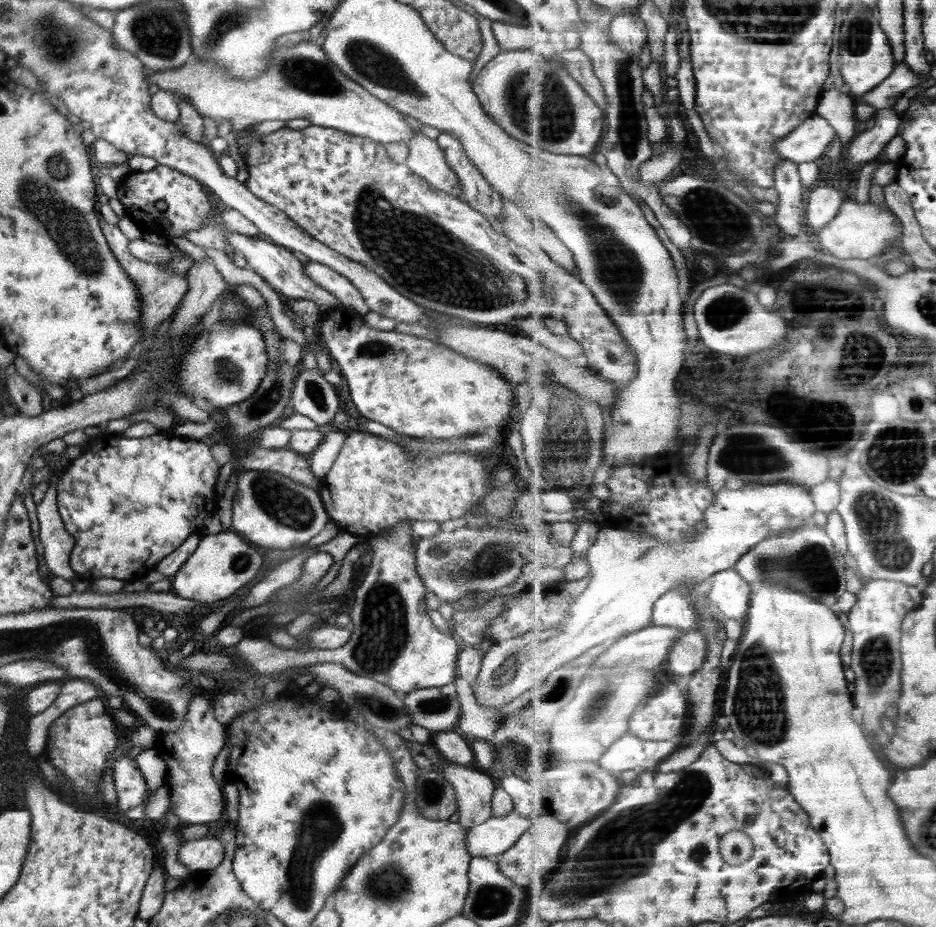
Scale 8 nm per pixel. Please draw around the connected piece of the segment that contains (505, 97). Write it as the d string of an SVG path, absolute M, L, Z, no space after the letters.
M502 50L481 69L472 83L472 91L477 95L487 116L507 132L508 136L526 145L543 146L548 152L560 154L592 154L601 145L606 130L606 110L598 106L593 96L574 78L573 71L566 68L562 53L546 58L542 51Z

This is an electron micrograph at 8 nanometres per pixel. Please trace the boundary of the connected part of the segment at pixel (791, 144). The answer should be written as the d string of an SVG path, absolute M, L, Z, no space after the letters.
M817 114L796 128L787 139L780 140L777 150L785 159L798 164L812 162L824 156L836 136L839 135L834 125L826 117Z

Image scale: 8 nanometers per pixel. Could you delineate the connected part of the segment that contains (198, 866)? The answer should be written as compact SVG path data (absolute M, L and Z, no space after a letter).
M213 836L184 841L178 848L178 862L189 872L209 871L224 858L224 846Z

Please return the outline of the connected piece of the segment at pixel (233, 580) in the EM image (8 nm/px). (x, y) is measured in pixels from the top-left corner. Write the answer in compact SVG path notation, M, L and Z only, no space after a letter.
M222 530L216 534L202 532L194 554L170 578L171 591L178 597L212 605L248 585L260 575L265 565L265 557L261 557L253 545L233 530Z

